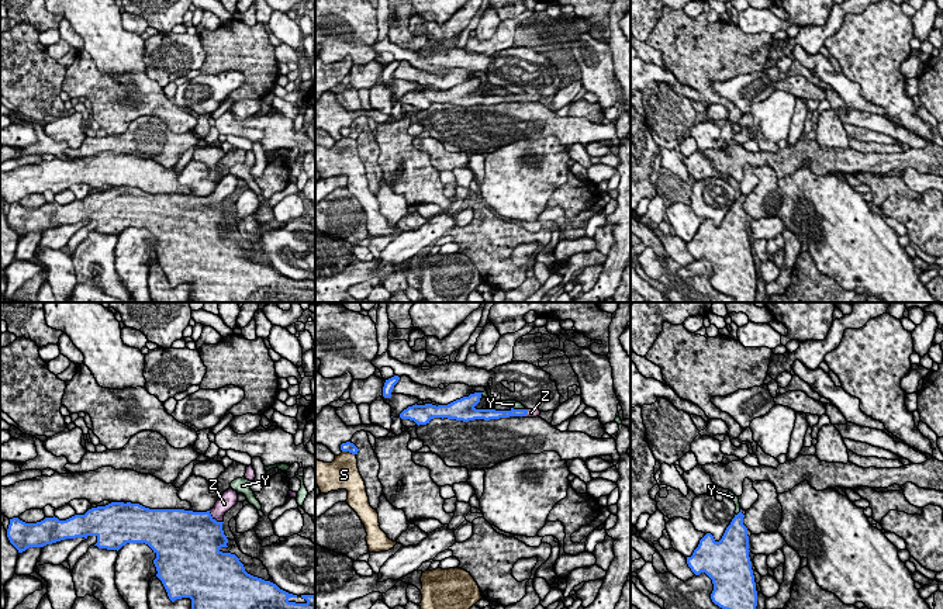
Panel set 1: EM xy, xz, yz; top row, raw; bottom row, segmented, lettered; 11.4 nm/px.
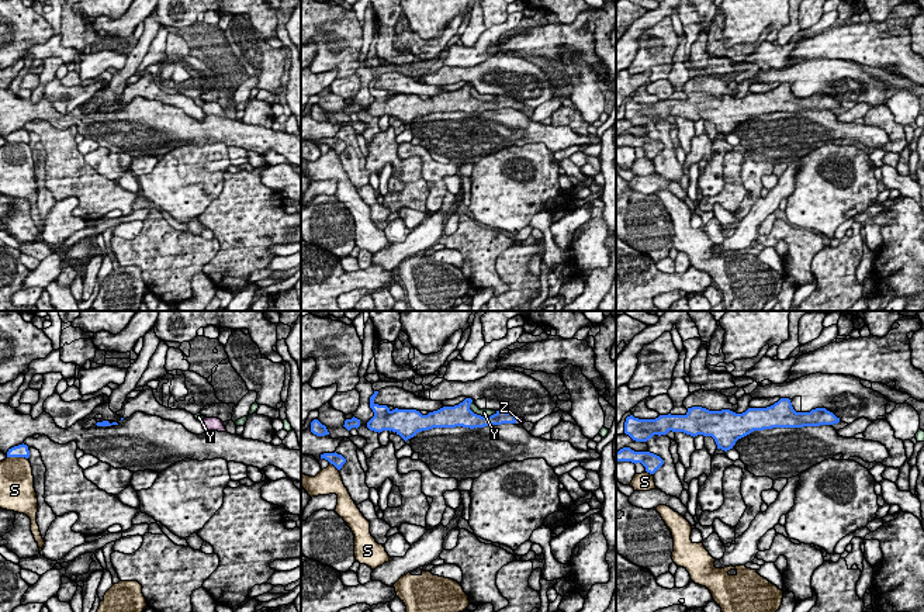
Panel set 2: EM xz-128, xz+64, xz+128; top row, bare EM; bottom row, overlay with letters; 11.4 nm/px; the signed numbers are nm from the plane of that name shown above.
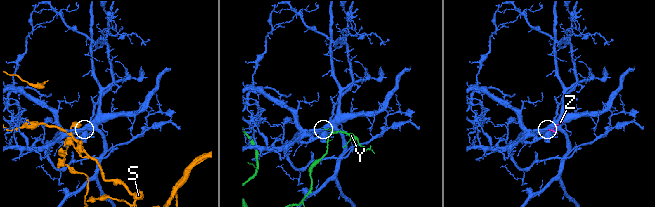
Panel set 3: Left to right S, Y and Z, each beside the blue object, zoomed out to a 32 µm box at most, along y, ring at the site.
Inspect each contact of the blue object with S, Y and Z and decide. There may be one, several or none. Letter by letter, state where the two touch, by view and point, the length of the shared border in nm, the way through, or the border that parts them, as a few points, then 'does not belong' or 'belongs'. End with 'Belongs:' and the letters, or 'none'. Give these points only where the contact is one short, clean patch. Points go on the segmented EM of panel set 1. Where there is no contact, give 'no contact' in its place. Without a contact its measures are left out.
S: contact xz (349, 452); length 170 nm; does not belong
Y: contact xz (518, 409); length 180 nm; does not belong
Z: contact xy (214, 519); length 220 nm; way xy (200, 536), (214, 519), (225, 502); belongs
Belongs: Z

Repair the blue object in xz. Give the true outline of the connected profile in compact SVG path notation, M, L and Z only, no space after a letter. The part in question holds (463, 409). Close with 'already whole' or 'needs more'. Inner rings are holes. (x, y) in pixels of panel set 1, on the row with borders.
M474 392L469 397L456 399L448 405L412 405L404 409L400 414L401 419L414 421L418 426L429 423L433 418L448 418L456 421L474 421L474 419L500 419L510 416L524 416L524 418L536 418L540 415L539 409L514 409L510 411L495 411L495 409L476 409L474 406L480 402L483 392Z; needs more

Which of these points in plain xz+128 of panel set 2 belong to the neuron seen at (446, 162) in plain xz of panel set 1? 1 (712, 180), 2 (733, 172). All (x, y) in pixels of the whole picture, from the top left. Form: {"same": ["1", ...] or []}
{"same": ["1"]}

